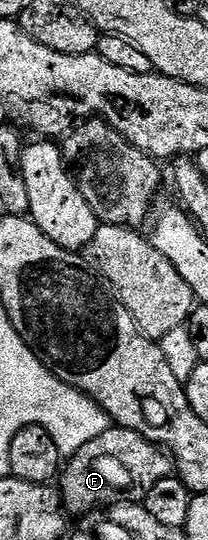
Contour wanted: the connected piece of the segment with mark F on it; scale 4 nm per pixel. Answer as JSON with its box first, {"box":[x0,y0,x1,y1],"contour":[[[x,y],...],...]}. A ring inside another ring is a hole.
{"box":[61,425,173,516],"contour":[[[111,425],[101,437],[93,437],[89,445],[81,445],[78,453],[66,460],[61,471],[63,506],[75,516],[87,515],[98,507],[110,509],[115,503],[143,503],[159,479],[172,475],[173,459],[166,450],[133,429]]]}

